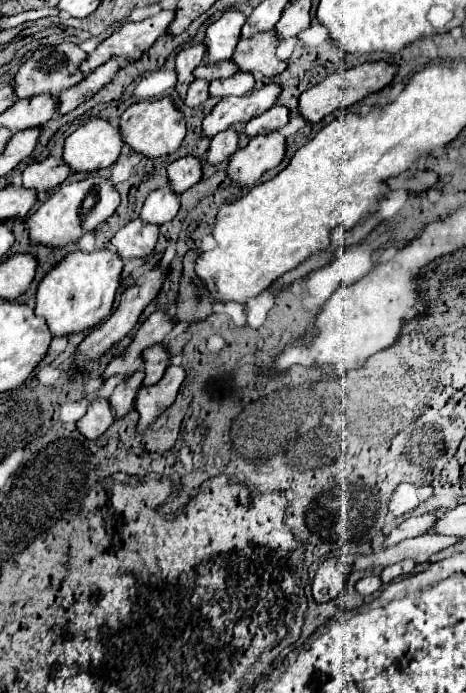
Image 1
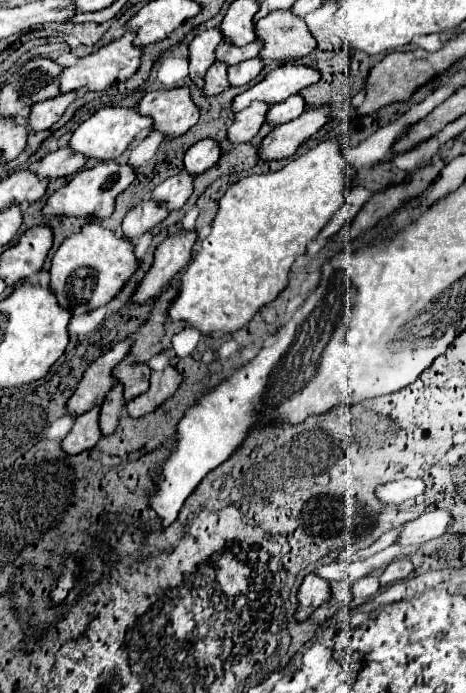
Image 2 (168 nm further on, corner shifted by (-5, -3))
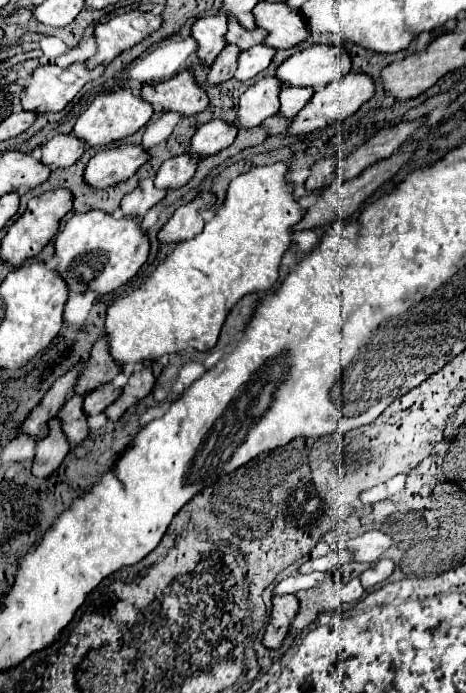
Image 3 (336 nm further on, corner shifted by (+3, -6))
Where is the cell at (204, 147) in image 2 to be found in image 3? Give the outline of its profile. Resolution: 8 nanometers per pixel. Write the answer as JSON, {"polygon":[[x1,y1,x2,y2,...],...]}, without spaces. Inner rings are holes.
{"polygon":[[209,121,205,125,201,125,201,129,197,129,197,133,191,137,191,147,189,153,199,155,199,159,211,157,223,149,229,147,229,143,233,143,237,135,237,127,221,123,221,121]]}

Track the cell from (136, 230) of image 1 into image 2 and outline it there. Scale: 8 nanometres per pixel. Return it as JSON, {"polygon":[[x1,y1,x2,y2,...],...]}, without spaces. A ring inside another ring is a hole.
{"polygon":[[141,200,123,218,123,236,135,240,153,226,157,226,159,222,163,222,167,214,169,212,165,204,157,204,157,200]]}

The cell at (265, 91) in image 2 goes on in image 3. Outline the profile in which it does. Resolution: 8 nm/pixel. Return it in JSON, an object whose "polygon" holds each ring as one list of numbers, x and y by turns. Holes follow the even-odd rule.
{"polygon":[[313,45,297,51,285,59,275,77,287,87,315,87,319,83,337,81,341,75,349,73,351,59,343,51,343,63,339,59,339,49,329,45]]}

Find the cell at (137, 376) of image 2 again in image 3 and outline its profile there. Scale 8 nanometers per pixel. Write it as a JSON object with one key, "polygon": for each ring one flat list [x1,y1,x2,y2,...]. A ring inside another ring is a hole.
{"polygon":[[105,383,97,389,93,389,91,393,85,395,85,411,87,415,97,415,101,411,105,411,113,401,117,401,117,397,121,395,121,387,115,387,111,383]]}

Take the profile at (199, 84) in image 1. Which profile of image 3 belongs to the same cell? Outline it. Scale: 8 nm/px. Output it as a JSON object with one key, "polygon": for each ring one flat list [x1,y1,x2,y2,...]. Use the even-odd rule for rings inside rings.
{"polygon":[[227,45,219,55,217,59,213,61,211,69,209,69,209,75,207,75,207,83,211,85,219,85,219,83,225,83,229,79,233,79,233,73,237,69,237,57,239,57,239,49,235,45]]}

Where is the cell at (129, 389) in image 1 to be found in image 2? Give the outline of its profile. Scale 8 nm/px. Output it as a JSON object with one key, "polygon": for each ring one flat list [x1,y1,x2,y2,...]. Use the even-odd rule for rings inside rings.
{"polygon":[[115,384,109,390,109,396,105,396,103,404,101,404,101,412,99,412,99,426,101,426,101,434,109,436,115,432,117,422,119,422,119,410,123,408,125,400,123,400,123,386]]}

